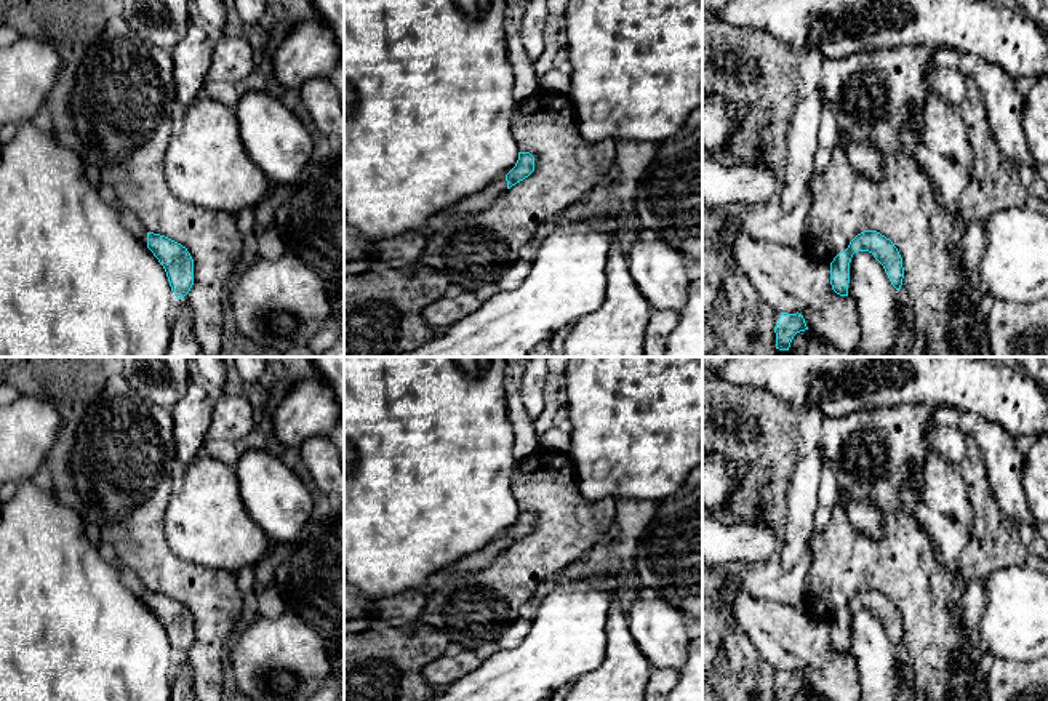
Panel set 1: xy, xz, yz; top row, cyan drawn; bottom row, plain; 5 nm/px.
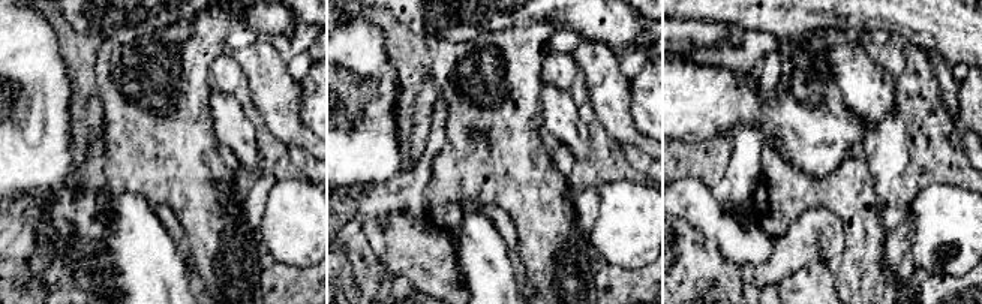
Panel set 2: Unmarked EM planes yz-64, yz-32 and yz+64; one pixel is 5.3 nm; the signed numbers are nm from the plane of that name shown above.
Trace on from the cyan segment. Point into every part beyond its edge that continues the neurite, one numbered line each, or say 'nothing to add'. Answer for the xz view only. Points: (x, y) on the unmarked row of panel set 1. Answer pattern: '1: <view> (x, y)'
1: xz (479, 560)

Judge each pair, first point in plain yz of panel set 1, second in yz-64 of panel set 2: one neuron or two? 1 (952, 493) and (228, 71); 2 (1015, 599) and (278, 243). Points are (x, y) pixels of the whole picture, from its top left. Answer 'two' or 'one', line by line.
1: two
2: one

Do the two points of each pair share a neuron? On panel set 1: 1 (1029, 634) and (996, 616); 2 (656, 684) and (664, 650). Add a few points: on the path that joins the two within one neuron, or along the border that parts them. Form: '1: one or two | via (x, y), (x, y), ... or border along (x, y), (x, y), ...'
1: one | via (1021, 626), (1012, 616), (1004, 616)
2: two | border along (653, 668), (672, 668), (677, 672)

